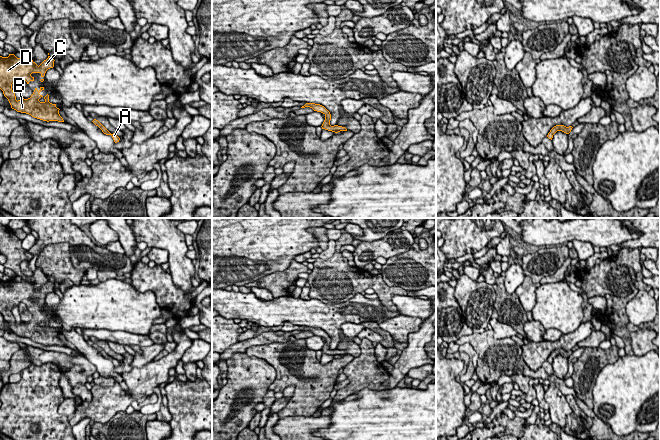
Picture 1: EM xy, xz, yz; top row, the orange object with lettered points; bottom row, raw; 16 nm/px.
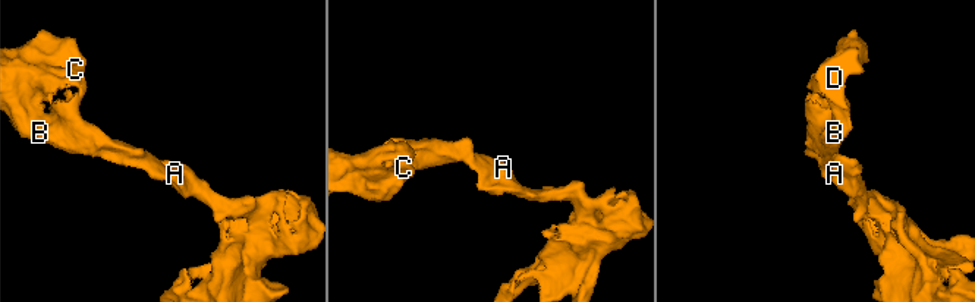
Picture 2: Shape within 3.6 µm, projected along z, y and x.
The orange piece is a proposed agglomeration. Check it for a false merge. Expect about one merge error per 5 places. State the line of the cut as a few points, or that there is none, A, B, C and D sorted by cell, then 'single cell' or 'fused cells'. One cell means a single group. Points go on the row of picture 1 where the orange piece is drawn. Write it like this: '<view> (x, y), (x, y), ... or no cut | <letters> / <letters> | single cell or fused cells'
no cut | A B C D | single cell

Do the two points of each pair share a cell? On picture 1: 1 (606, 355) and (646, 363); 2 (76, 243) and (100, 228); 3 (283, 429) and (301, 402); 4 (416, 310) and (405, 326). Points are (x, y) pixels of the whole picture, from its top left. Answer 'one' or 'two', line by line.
1: two
2: two
3: two
4: two

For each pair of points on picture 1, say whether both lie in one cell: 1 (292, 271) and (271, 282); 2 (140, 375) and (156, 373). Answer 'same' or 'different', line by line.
1: same
2: same

